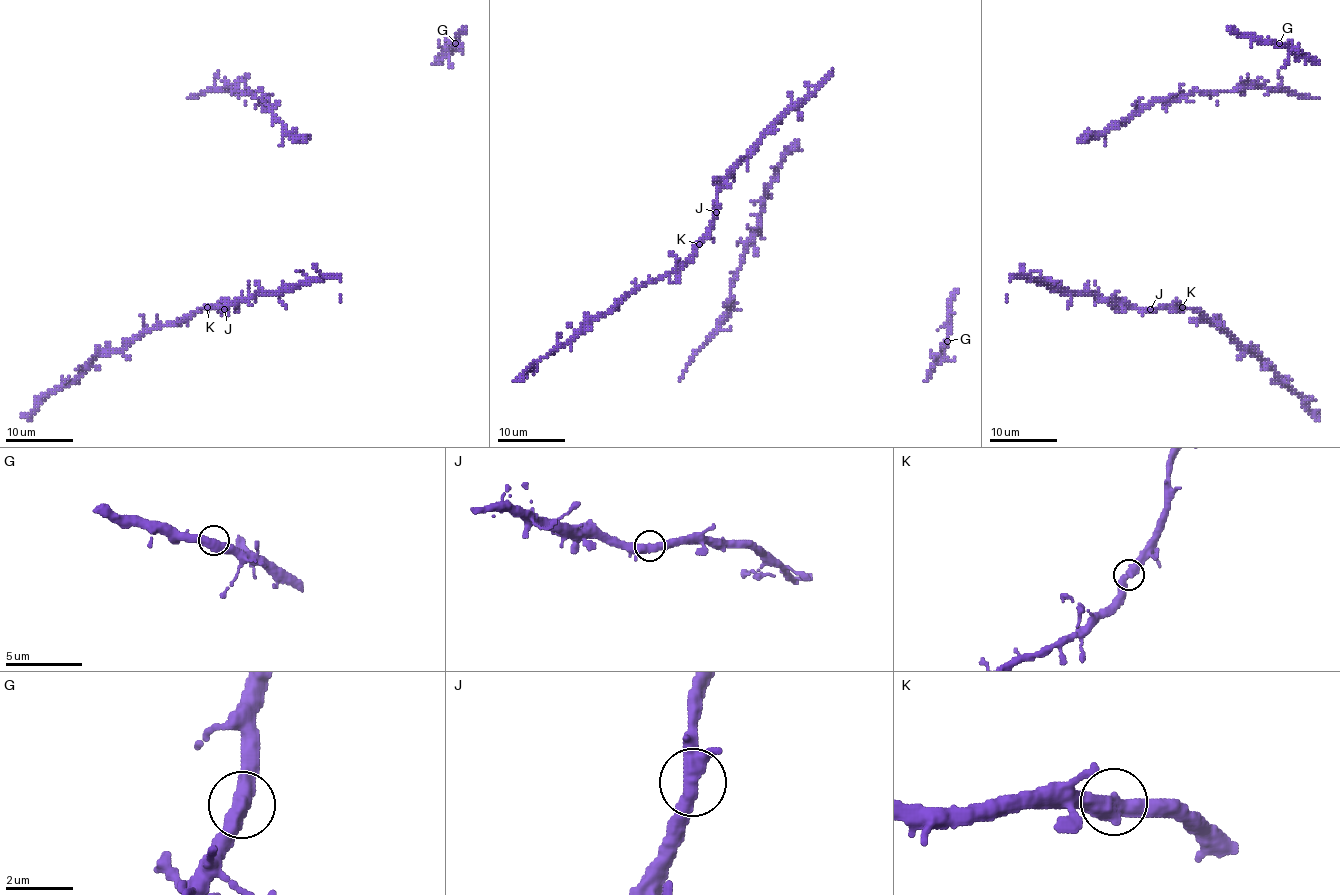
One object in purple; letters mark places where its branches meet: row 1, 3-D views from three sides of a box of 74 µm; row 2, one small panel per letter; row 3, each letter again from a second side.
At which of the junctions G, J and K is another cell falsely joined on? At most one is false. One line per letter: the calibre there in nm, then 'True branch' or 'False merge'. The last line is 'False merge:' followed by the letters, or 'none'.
G: Thickness 440 nm. True branch
J: Thickness 360 nm. True branch
K: Thickness 440 nm. True branch
False merge: none

